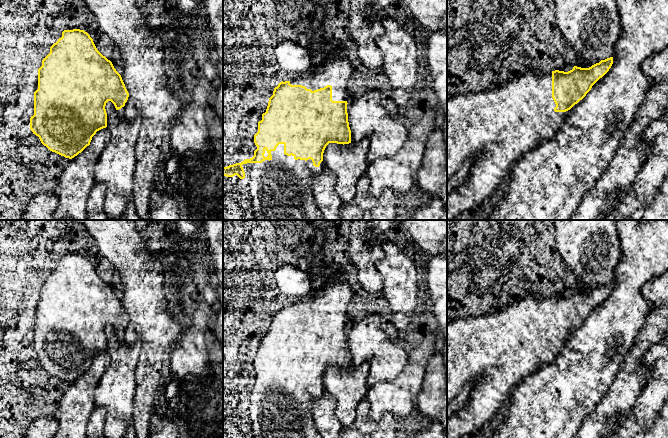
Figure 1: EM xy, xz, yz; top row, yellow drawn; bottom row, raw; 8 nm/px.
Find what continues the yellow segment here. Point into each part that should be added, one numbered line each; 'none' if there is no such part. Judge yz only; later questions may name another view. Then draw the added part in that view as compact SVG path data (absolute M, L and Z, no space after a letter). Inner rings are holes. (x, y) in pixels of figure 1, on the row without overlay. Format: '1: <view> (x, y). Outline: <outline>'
1: yz (496, 351). Outline: M526 295L506 309L447 324L447 405L464 385L472 383L468 404L447 418L447 438L472 438L498 412L511 392L564 345L568 335L555 336L552 296Z

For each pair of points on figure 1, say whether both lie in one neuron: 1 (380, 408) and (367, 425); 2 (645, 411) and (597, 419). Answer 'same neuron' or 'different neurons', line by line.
1: different neurons
2: different neurons

